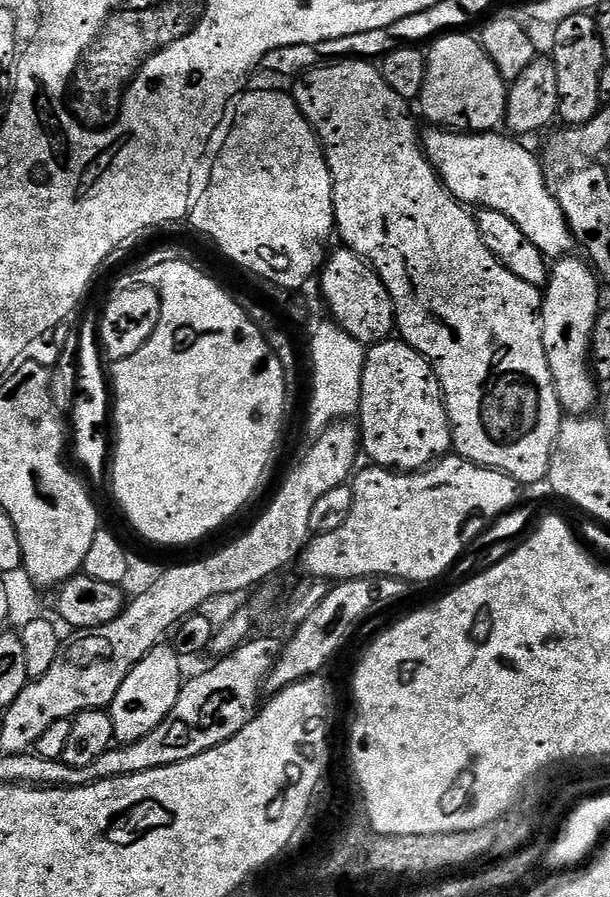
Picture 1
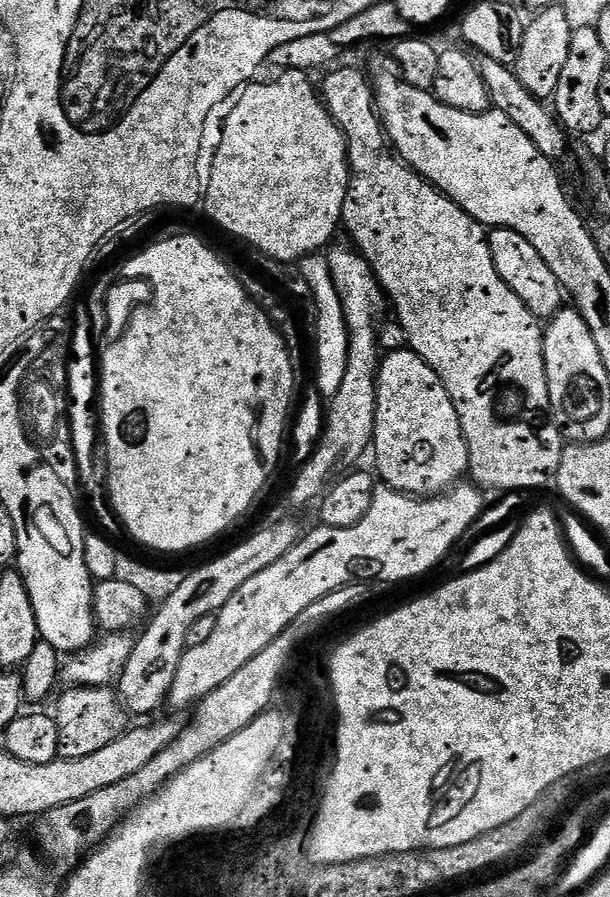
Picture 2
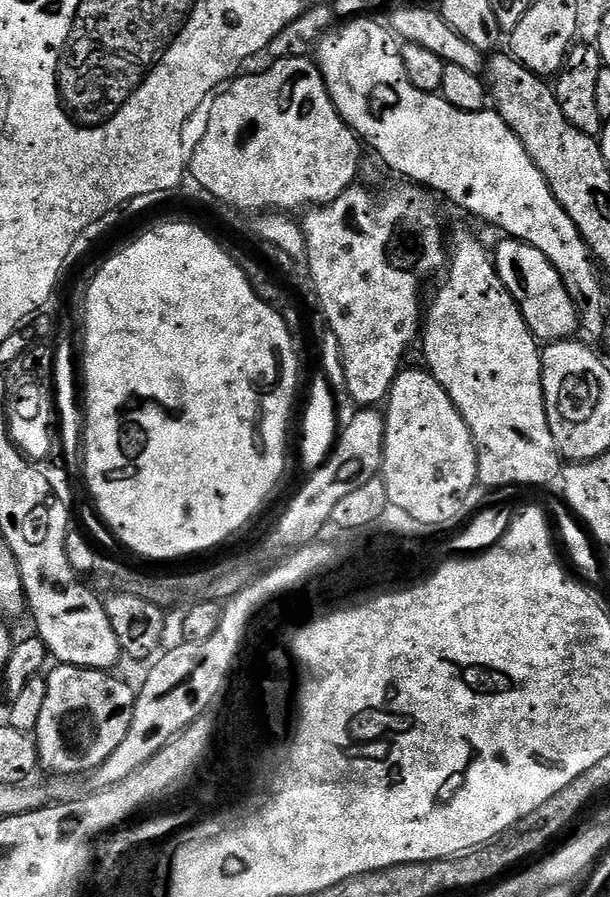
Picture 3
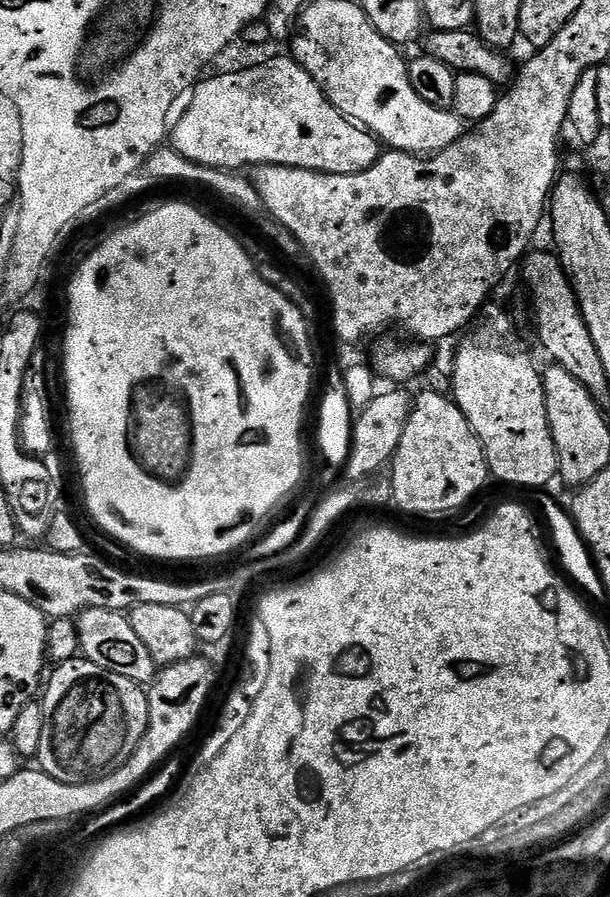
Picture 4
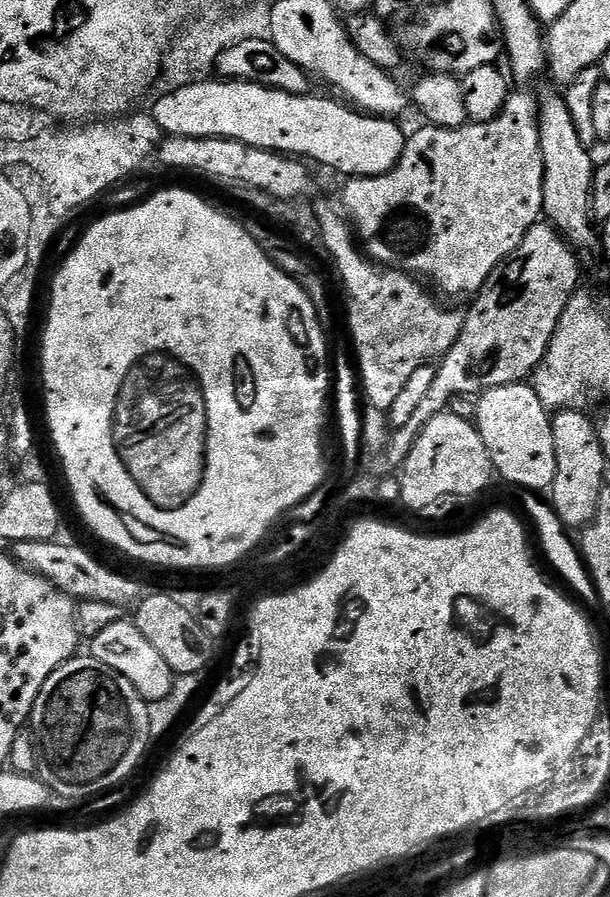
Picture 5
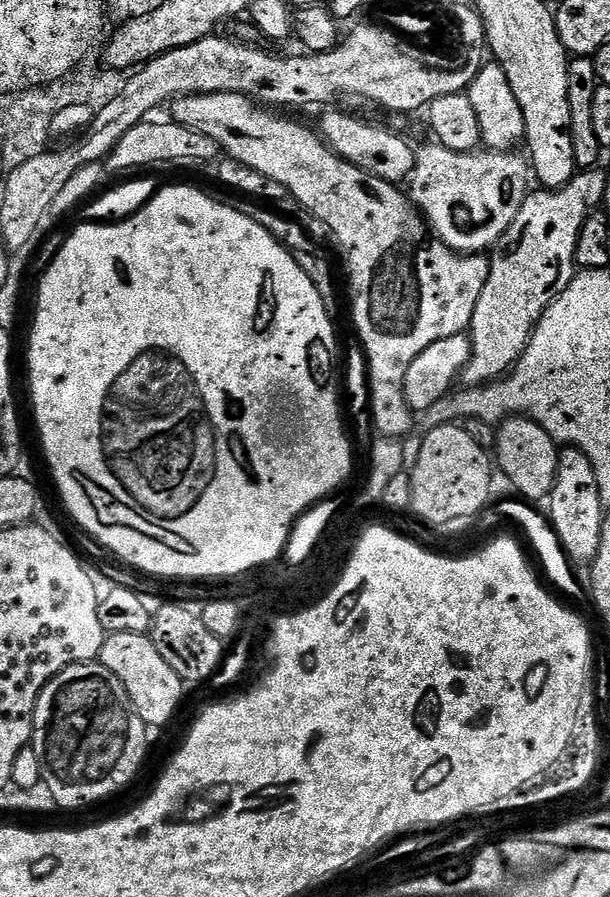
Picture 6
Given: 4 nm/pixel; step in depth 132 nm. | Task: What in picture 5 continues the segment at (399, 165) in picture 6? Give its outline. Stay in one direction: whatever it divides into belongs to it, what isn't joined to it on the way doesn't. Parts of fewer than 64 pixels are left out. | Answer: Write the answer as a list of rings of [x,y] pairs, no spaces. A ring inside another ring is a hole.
[[[201,78],[192,84],[173,87],[165,91],[165,96],[150,108],[151,115],[155,117],[164,134],[182,138],[237,140],[246,146],[267,148],[270,152],[279,152],[289,158],[303,158],[308,162],[317,160],[318,163],[341,172],[341,177],[344,178],[386,174],[398,163],[401,154],[404,153],[406,132],[396,125],[399,123],[395,119],[381,118],[353,110],[339,99],[327,100],[324,96],[312,96],[313,94],[295,96],[289,92],[279,92],[276,88],[252,84],[249,80],[208,79],[210,78]]]

